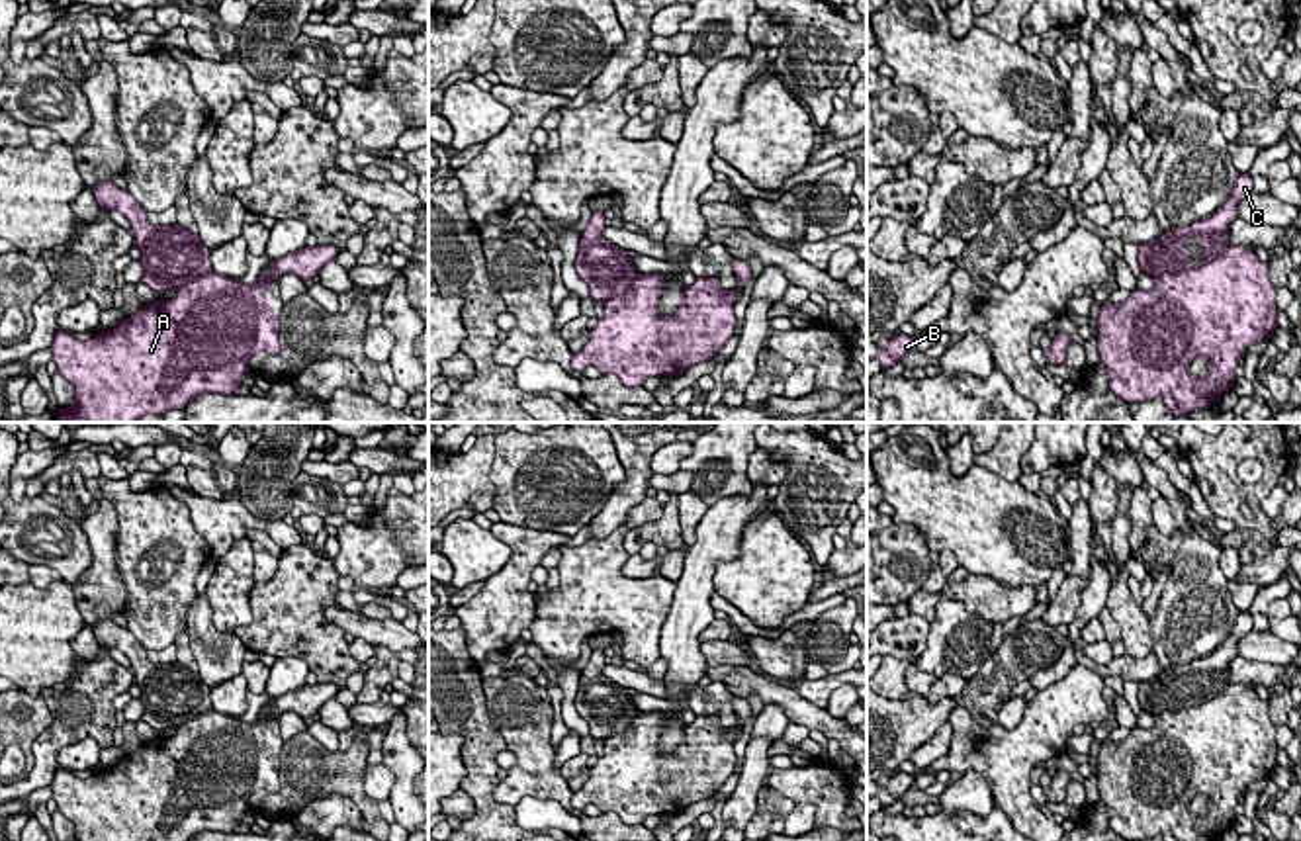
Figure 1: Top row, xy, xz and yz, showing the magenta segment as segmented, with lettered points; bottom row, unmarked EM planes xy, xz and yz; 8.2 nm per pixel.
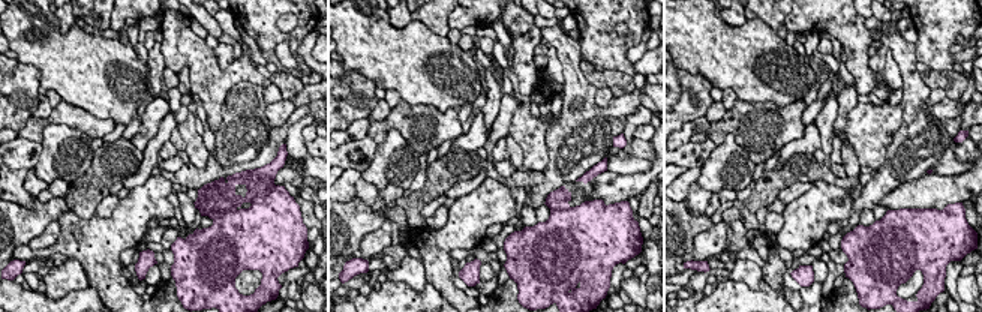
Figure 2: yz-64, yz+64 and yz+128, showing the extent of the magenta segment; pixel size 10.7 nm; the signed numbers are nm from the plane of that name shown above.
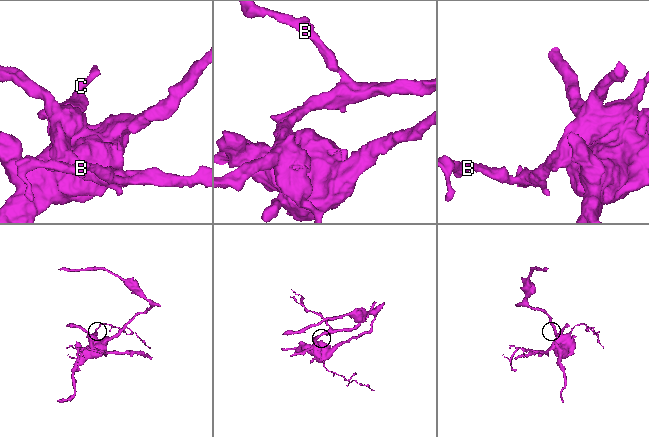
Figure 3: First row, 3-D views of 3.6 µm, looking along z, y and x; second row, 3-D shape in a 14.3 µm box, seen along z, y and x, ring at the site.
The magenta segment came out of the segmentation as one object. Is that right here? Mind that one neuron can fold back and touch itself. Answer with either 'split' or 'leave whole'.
split

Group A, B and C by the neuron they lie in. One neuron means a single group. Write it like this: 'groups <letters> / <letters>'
groups A / B C

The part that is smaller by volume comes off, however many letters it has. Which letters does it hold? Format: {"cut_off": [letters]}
{"cut_off": ["B", "C"]}

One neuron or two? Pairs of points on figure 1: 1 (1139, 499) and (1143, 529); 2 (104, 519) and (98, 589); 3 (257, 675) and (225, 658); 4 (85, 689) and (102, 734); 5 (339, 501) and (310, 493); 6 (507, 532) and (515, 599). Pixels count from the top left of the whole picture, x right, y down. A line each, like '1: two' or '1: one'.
1: one
2: one
3: two
4: one
5: one
6: one

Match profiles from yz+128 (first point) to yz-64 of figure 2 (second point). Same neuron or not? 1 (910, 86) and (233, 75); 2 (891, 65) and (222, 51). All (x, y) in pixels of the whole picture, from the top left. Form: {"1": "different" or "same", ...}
{"1": "different", "2": "same"}

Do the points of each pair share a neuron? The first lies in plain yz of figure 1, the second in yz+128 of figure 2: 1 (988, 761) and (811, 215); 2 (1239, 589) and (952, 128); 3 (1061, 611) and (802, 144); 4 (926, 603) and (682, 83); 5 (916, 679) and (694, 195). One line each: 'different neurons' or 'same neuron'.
1: same neuron
2: same neuron
3: same neuron
4: different neurons
5: same neuron

